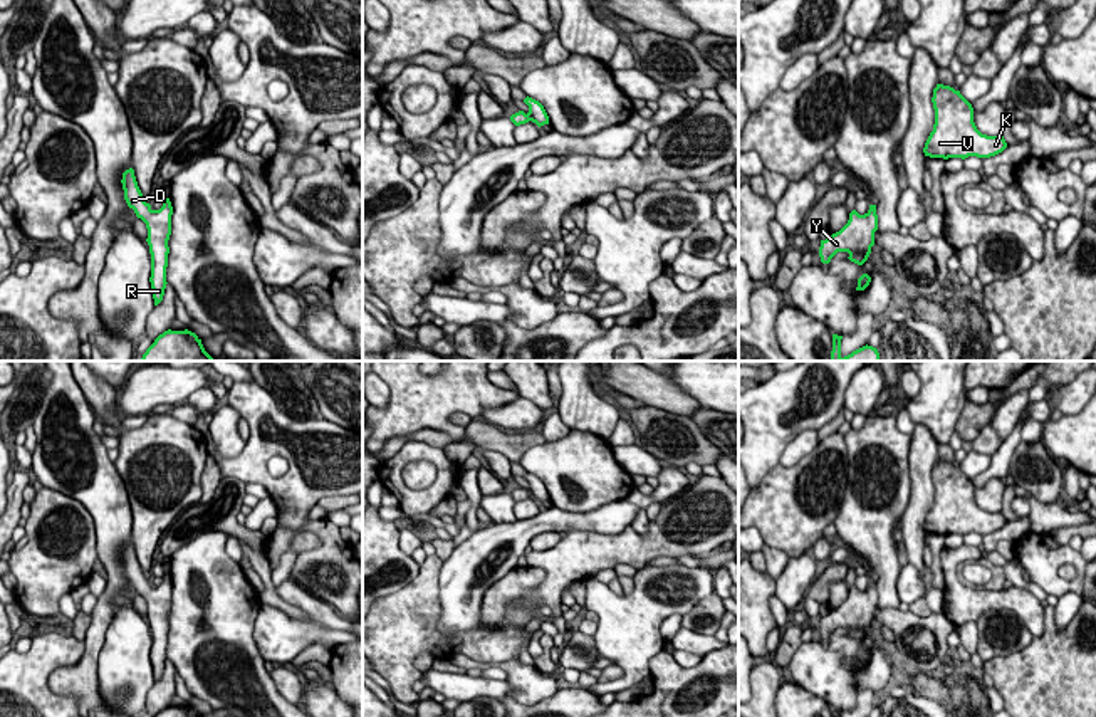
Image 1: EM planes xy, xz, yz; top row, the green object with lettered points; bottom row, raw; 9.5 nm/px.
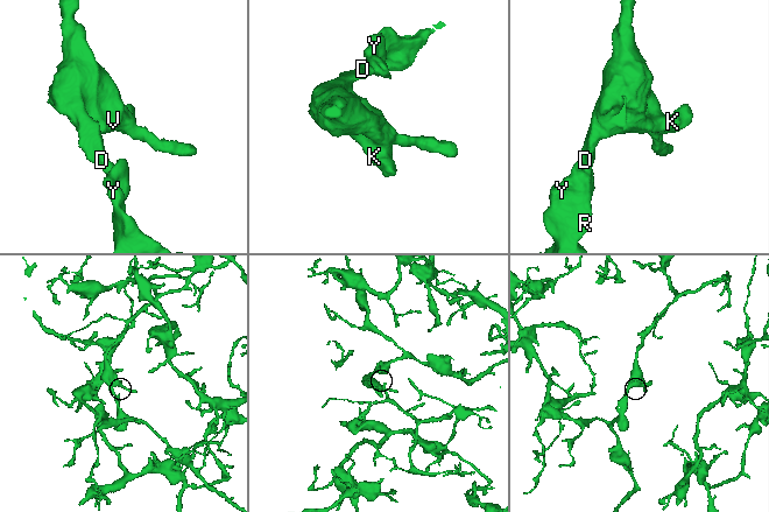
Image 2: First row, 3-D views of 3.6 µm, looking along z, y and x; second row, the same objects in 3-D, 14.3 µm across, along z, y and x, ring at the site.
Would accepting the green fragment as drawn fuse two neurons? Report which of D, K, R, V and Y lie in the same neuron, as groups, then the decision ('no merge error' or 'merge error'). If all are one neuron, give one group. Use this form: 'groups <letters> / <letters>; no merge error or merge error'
groups D K R V Y; no merge error

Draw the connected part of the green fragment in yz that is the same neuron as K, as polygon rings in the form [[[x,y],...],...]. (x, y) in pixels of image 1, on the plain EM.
[[[950,462],[933,465],[935,500],[923,529],[930,534],[990,534],[1002,529],[1007,519],[1002,510],[982,510],[973,499],[972,480]]]

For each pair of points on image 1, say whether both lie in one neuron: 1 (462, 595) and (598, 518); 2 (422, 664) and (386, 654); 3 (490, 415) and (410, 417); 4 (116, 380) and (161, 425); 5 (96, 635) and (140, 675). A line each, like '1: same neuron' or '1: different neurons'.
1: same neuron
2: different neurons
3: different neurons
4: different neurons
5: different neurons

